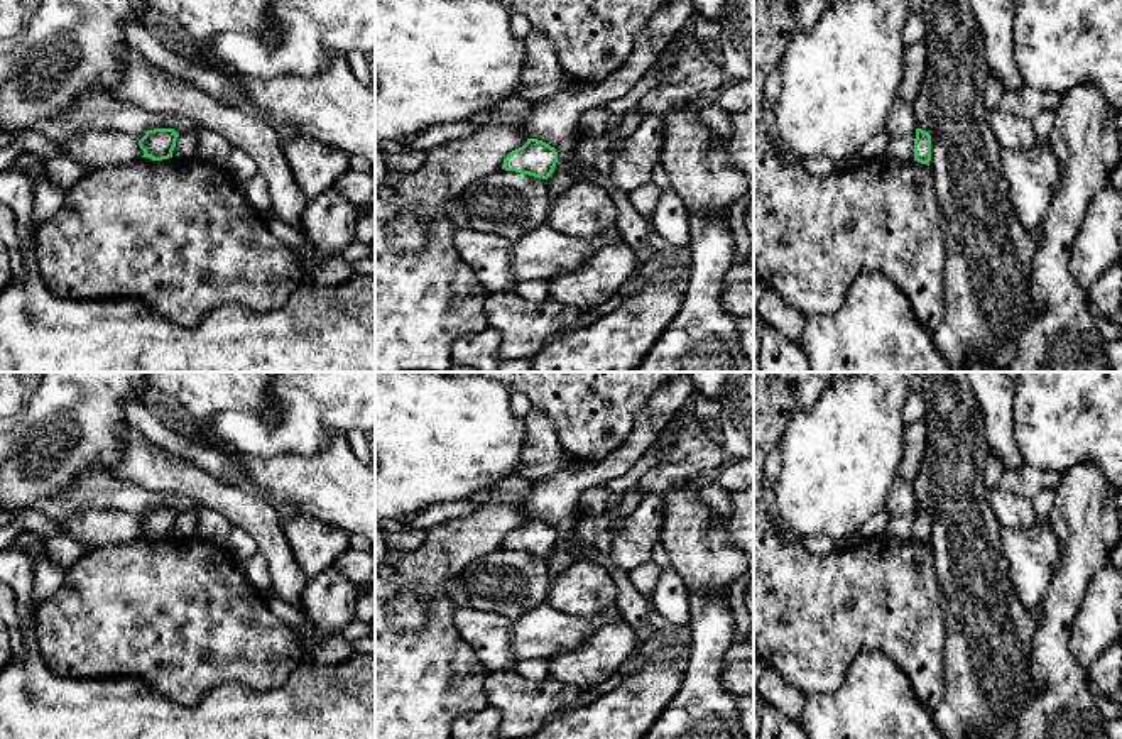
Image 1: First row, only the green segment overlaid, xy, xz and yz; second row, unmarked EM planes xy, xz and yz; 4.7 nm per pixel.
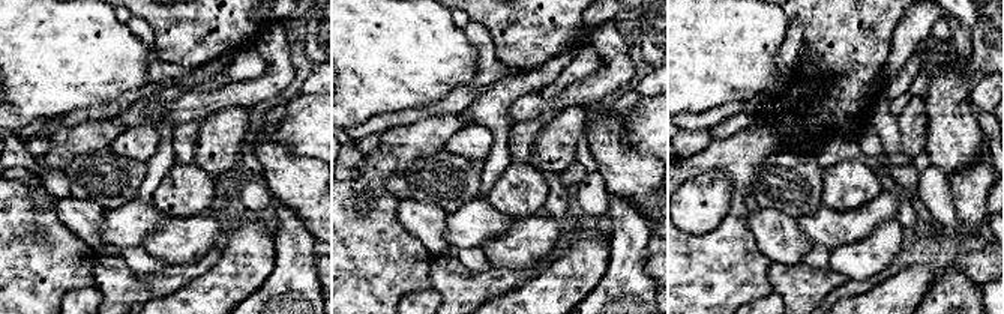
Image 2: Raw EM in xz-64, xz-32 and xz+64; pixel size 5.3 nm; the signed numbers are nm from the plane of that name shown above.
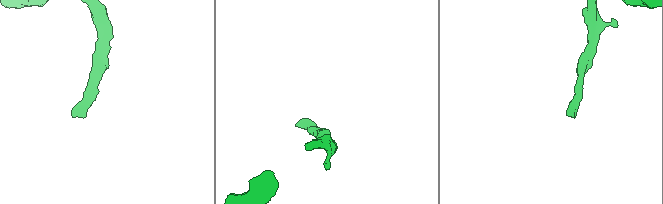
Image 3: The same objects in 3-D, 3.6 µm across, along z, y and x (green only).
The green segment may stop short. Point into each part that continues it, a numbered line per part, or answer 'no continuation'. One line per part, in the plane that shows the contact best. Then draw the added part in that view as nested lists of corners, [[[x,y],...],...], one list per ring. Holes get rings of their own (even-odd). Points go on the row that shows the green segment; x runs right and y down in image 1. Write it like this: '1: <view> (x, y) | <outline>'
no continuation

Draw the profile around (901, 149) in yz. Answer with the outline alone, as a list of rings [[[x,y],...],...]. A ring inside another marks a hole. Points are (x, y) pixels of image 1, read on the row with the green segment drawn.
[[[916,132],[897,139],[891,139],[887,145],[887,156],[901,162],[914,161],[914,139]]]

